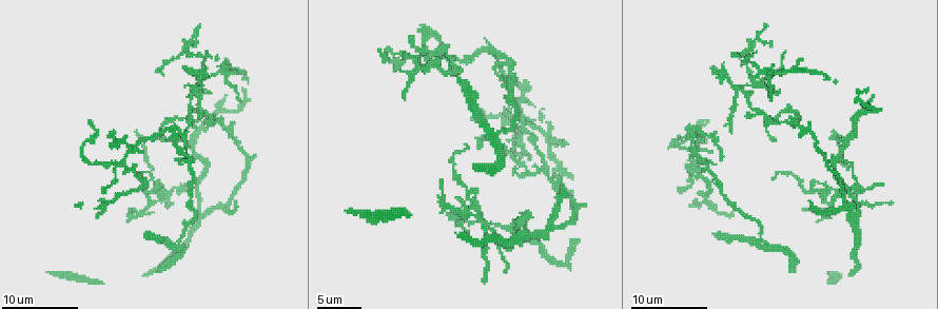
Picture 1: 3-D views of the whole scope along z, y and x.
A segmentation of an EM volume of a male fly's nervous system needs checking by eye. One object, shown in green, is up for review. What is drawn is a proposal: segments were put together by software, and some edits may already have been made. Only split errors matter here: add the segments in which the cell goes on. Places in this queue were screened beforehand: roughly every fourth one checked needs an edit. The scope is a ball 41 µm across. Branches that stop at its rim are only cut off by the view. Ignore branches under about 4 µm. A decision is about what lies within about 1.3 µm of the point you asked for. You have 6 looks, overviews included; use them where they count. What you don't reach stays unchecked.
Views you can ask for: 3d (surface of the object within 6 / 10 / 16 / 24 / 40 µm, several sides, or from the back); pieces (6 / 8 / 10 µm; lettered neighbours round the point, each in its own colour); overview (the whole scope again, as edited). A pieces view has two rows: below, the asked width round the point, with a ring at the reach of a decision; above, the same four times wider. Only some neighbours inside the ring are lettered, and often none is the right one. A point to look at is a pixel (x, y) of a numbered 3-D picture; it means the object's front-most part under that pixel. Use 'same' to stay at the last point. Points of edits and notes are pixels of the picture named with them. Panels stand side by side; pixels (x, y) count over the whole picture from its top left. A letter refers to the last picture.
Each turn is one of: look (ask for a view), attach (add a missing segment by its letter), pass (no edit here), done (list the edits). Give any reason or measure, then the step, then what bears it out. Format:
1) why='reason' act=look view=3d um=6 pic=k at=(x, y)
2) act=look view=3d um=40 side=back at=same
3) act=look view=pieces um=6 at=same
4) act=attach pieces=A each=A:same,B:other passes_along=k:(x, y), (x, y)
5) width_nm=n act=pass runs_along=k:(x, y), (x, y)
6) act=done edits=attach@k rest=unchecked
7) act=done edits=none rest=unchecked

why='free end' act=look view=pieces um=6 pic=1 at=(892, 202)

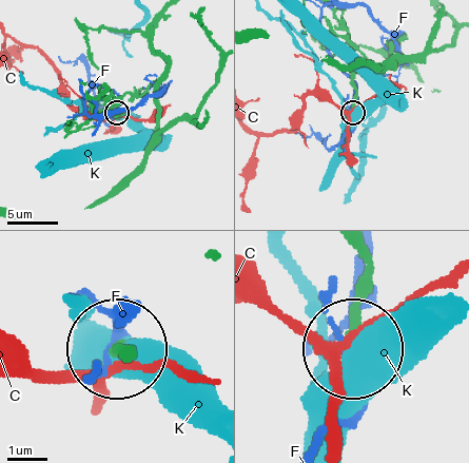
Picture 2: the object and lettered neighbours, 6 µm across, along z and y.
act=pass each=C:other,F:other,K:other runs_along=2:(359, 254), (352, 342) found='no lettered segment goes on from it'

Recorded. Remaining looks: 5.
why='free end' act=look view=pieces um=10 pic=1 at=(512, 172)

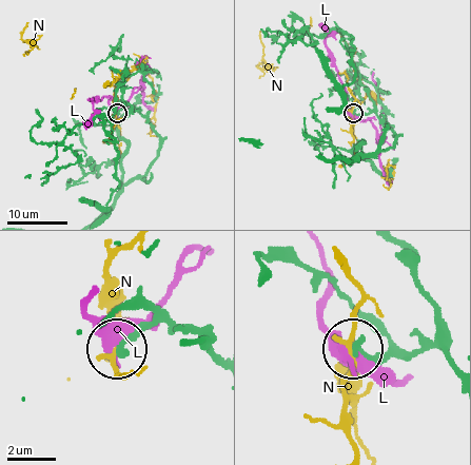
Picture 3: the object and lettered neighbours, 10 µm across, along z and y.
act=pass each=L:other,N:other runs_along=3:(207, 345), (191, 331), (149, 323), (120, 345) found='none of them fits'

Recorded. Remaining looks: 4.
why='free end' act=look view=3d um=10 pic=1 at=(162, 74)

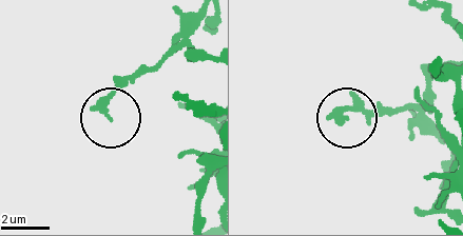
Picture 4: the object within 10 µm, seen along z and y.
act=look view=pieces um=8 pic=4 at=(107, 117)

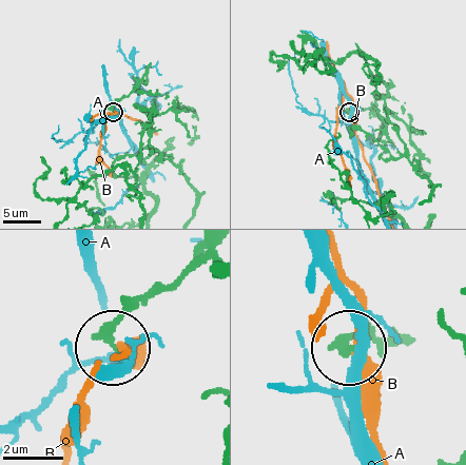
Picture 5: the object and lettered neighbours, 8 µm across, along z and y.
width_nm=220 act=pass each=A:other,B:other found='none of them fits'

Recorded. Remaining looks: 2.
act=done edits=none rest=unchecked

